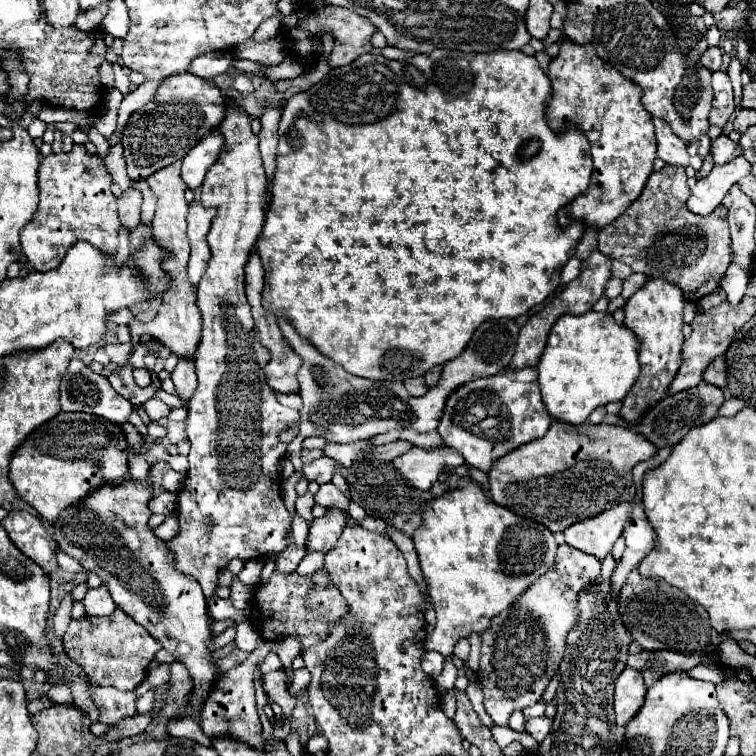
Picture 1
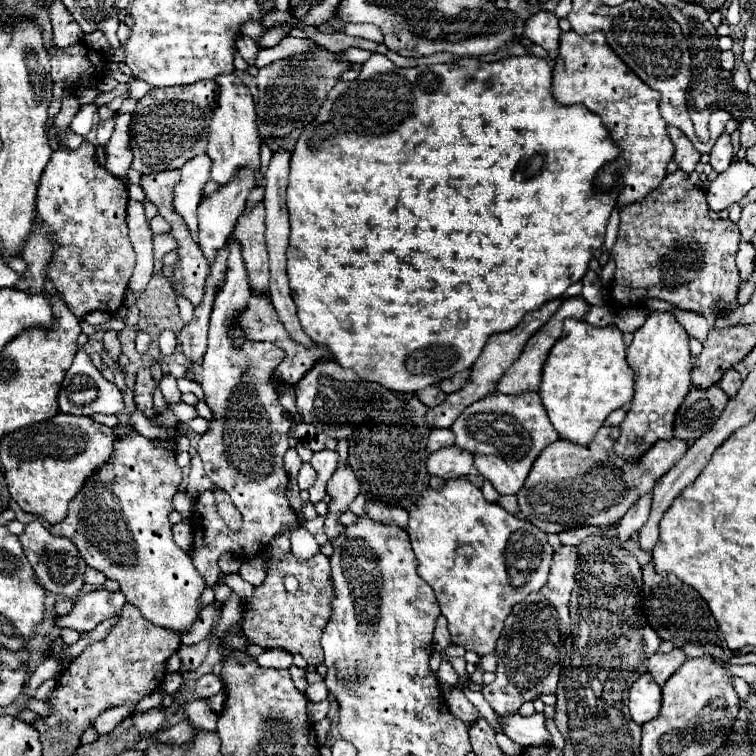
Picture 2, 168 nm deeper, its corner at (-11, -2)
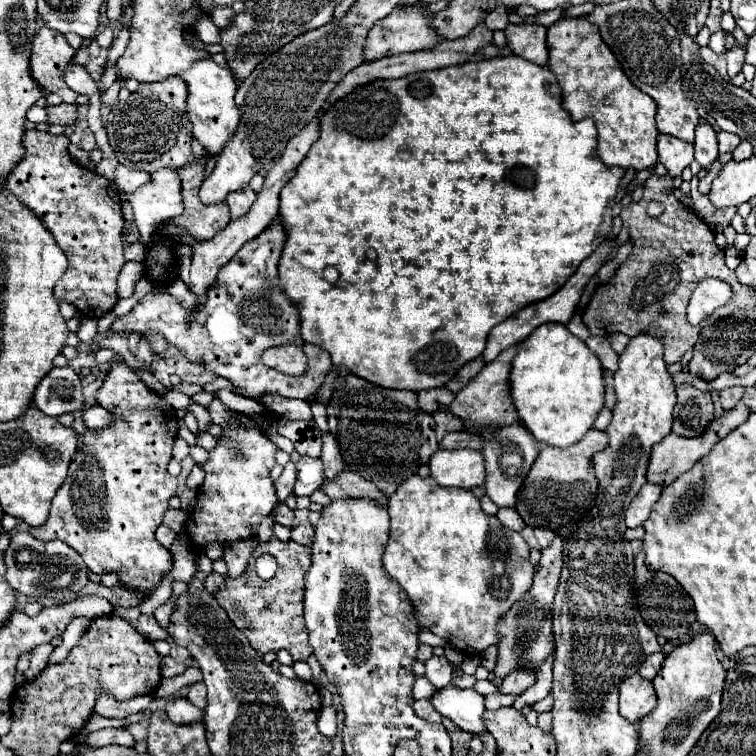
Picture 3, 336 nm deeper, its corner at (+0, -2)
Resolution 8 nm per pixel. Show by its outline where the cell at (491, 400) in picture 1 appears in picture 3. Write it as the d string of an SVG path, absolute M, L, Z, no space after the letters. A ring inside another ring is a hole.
M512 424L508 428L500 428L500 430L478 430L480 436L484 436L484 462L486 462L486 492L490 496L490 500L494 504L498 504L500 508L514 508L516 504L516 494L518 488L524 482L524 472L528 472L538 456L538 448L542 448L542 444L538 440L532 438L532 434L522 426L522 424Z

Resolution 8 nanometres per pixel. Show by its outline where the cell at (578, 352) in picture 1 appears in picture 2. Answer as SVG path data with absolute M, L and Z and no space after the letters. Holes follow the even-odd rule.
M575 318L565 320L563 334L545 360L539 394L559 436L589 444L609 412L631 402L635 394L635 370L627 364L623 332L615 324L599 328Z

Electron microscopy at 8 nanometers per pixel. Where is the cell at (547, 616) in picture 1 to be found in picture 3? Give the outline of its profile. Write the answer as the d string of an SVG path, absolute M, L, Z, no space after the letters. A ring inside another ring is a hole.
M556 536L556 540L542 550L542 558L540 564L536 568L534 574L534 582L532 588L524 594L524 598L520 602L516 602L508 614L504 614L498 620L498 634L500 634L500 642L498 642L498 660L496 660L496 668L494 668L494 676L504 678L506 674L510 674L516 666L542 666L542 662L546 660L548 654L554 652L554 636L552 636L552 610L550 604L554 600L556 588L558 588L558 580L560 580L560 570L562 570L562 540L560 536Z

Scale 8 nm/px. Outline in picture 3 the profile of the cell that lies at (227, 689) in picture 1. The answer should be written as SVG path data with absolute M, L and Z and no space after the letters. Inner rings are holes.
M174 696L166 704L166 714L176 724L194 724L202 720L202 710L196 708L190 700L182 696Z

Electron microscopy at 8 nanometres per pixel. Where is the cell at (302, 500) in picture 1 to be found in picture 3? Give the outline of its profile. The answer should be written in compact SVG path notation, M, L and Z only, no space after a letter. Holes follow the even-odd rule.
M302 456L296 462L296 496L310 496L314 490L318 490L324 482L324 468L320 458L308 458Z

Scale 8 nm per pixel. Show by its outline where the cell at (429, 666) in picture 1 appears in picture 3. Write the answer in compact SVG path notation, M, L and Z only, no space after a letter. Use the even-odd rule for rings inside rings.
M433 655L426 662L426 678L436 686L436 688L444 688L450 684L452 680L452 665L445 656Z

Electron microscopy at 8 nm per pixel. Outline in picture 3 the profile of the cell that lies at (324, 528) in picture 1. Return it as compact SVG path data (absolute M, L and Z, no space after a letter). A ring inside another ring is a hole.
M322 432L322 456L324 462L324 474L326 480L334 480L344 470L344 460L340 456L340 448L336 438L330 432Z

